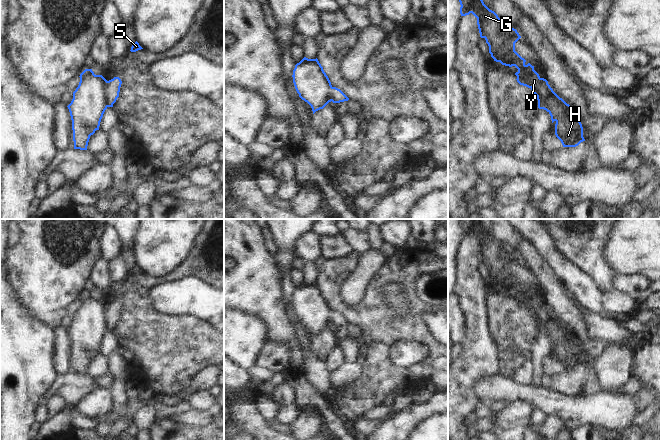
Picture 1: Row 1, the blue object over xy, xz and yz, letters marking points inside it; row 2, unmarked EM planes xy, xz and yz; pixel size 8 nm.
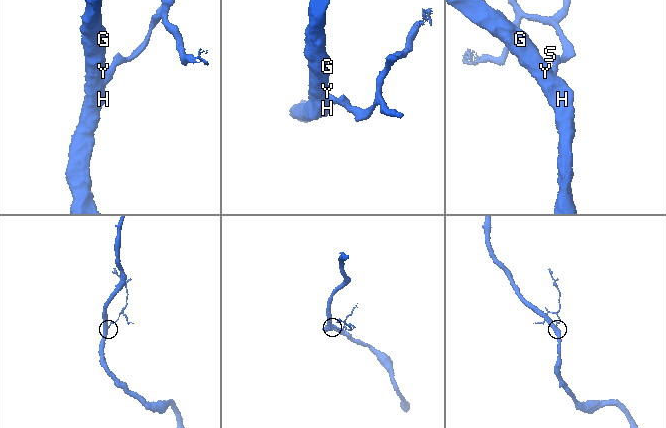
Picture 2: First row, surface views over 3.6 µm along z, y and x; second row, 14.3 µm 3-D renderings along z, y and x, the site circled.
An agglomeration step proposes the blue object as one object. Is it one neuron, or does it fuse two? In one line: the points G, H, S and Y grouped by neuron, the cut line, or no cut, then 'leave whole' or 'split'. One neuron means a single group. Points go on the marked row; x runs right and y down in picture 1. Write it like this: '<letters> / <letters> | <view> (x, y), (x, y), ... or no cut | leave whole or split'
G H Y / S | xy (106, 81), (105, 98), (108, 106) | split

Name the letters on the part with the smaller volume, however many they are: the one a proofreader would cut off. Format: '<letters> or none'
S

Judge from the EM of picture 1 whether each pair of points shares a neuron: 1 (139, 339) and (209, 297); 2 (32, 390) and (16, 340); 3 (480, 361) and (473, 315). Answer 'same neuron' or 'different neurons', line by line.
1: different neurons
2: same neuron
3: same neuron

